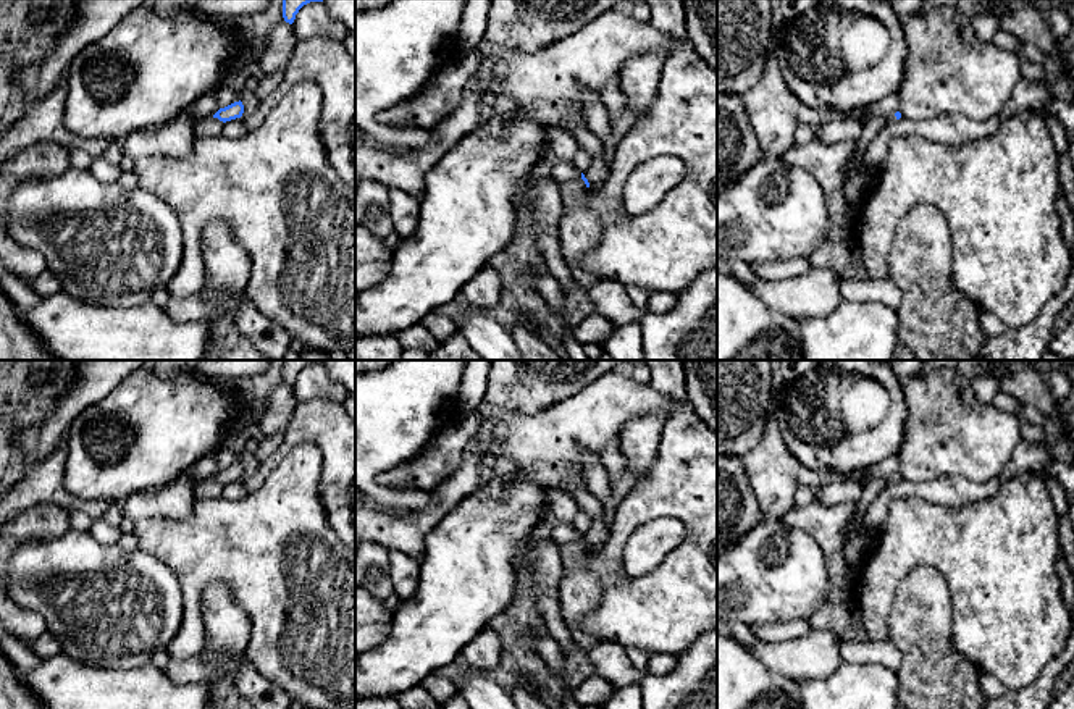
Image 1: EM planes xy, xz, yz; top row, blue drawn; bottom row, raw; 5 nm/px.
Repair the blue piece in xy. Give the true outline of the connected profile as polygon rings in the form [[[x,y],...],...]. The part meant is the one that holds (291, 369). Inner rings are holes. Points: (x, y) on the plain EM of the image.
[[[283,360],[283,380],[292,386],[299,371],[310,363],[323,363],[323,360]]]

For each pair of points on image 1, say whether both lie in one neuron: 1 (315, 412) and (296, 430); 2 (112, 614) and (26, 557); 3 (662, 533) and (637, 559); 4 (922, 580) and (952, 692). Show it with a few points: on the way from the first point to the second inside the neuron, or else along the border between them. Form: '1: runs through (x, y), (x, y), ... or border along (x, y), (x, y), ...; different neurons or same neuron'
1: runs through (310, 417), (301, 427); same neuron
2: runs through (91, 595), (71, 580), (47, 575); same neuron
3: runs through (656, 540), (643, 553); same neuron
4: runs through (922, 608), (922, 635), (931, 664); same neuron

